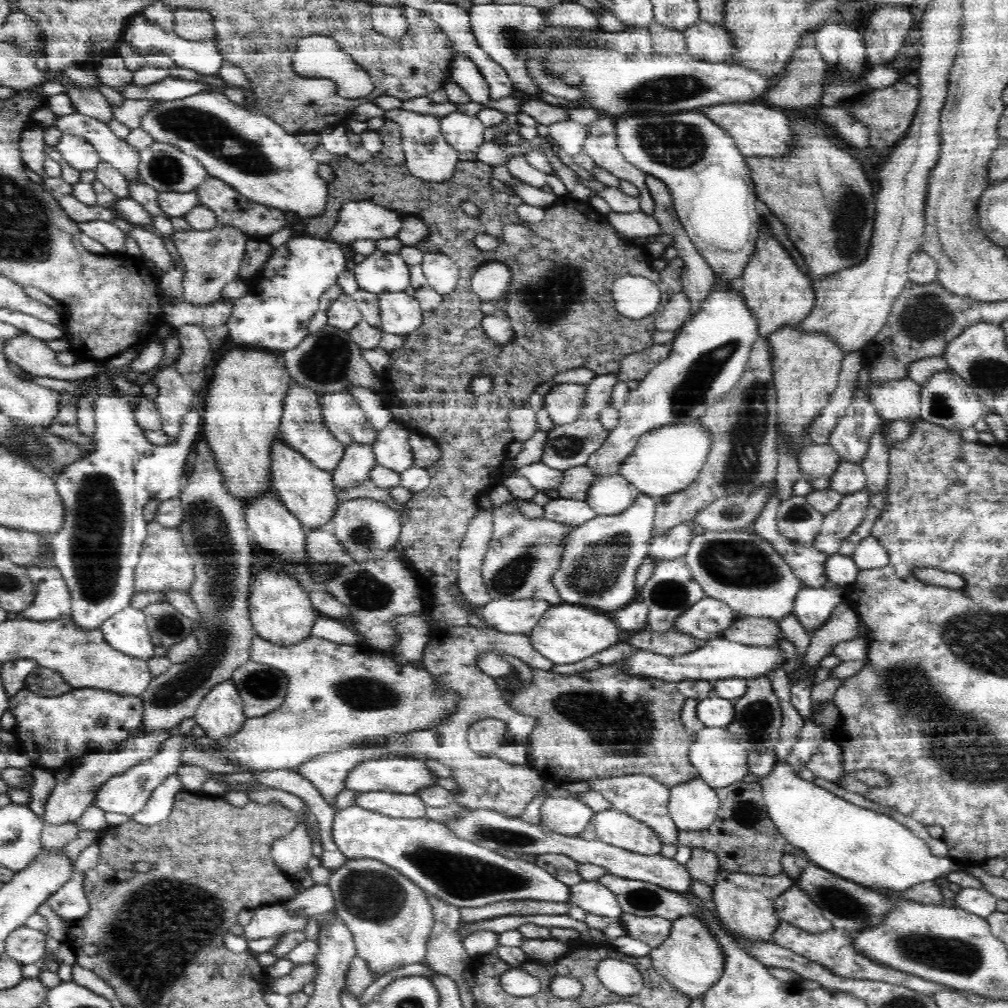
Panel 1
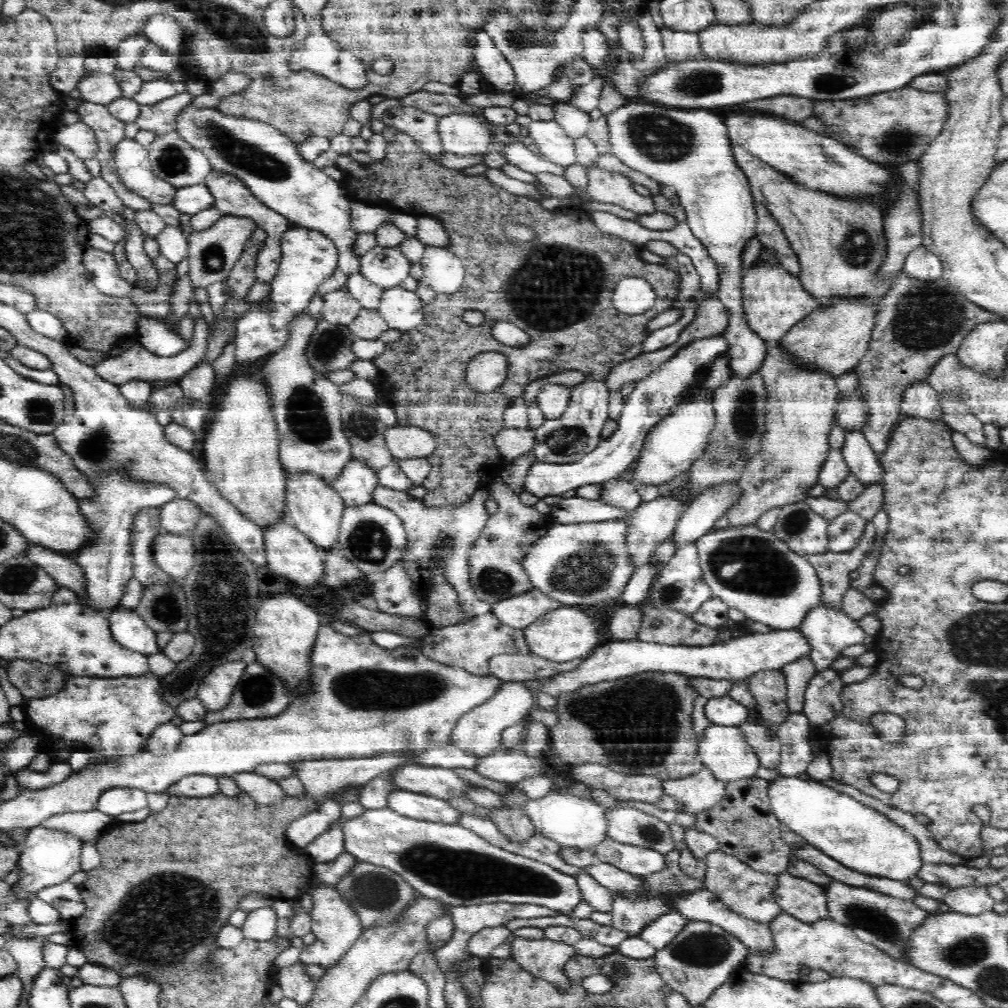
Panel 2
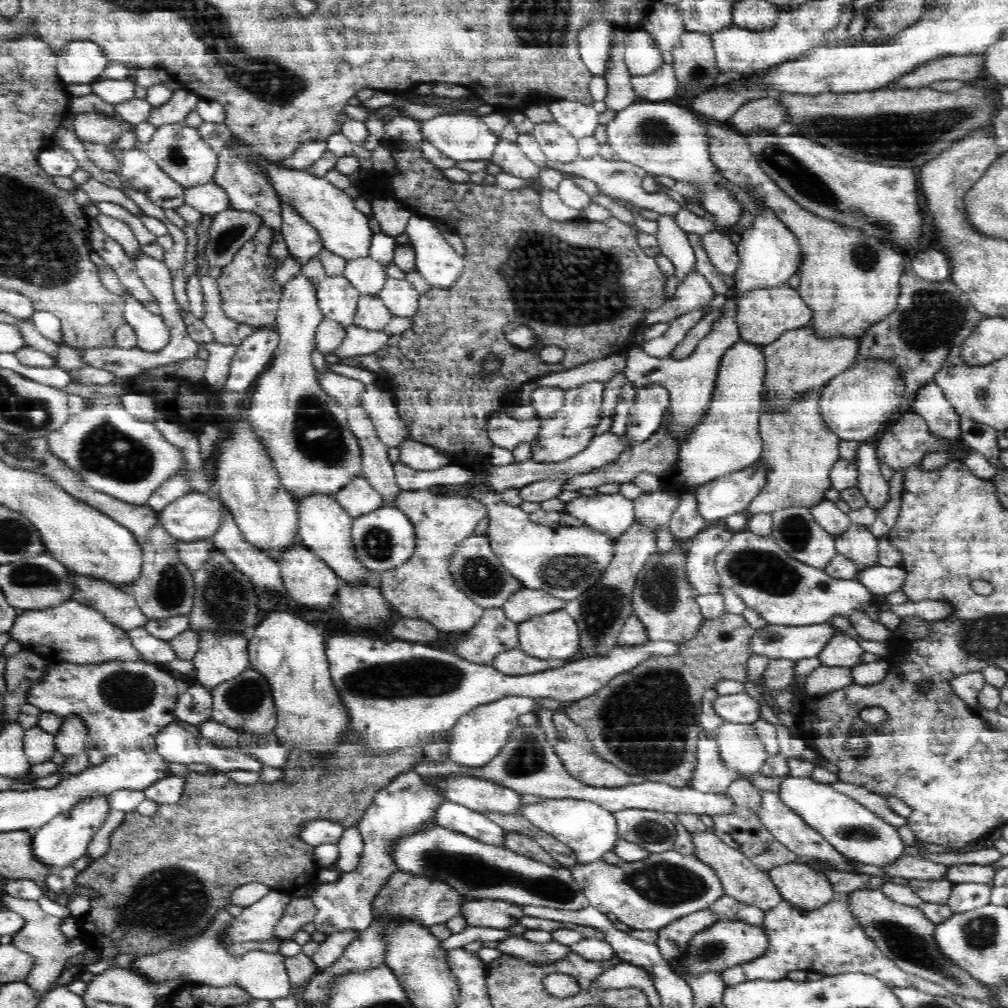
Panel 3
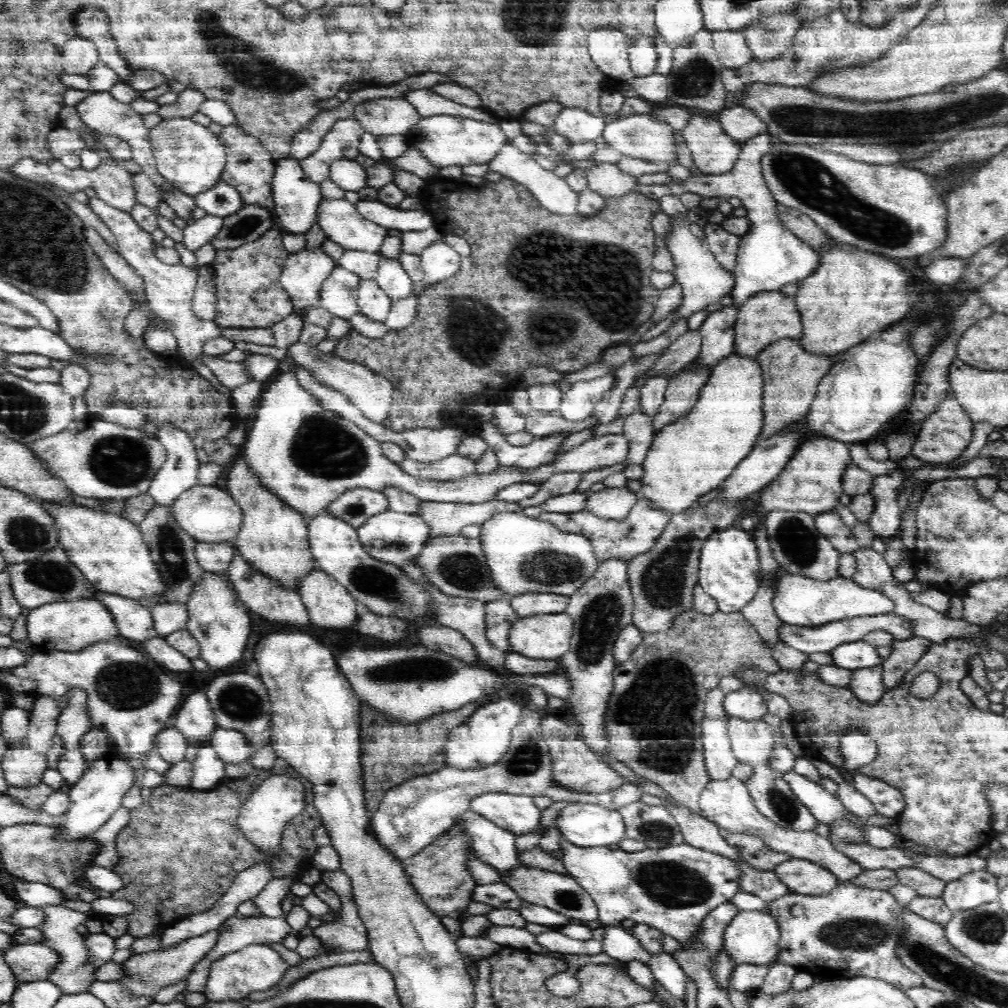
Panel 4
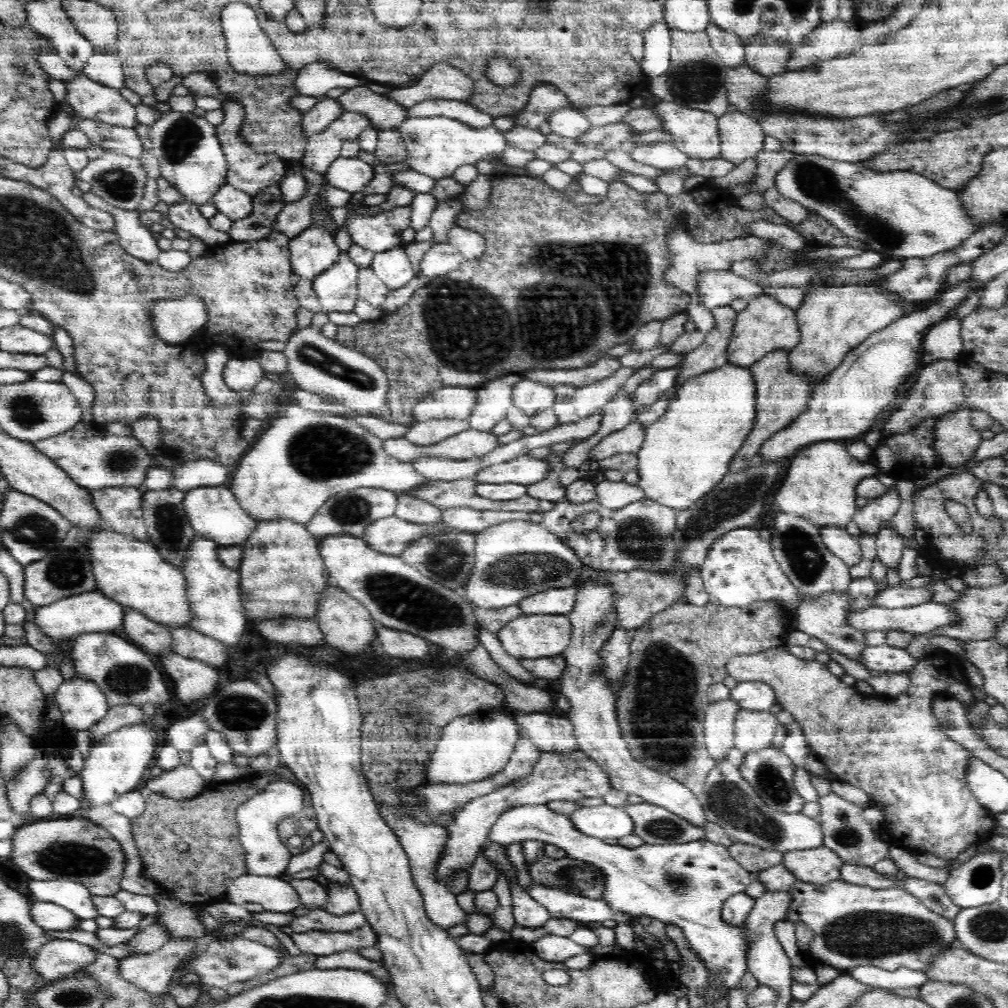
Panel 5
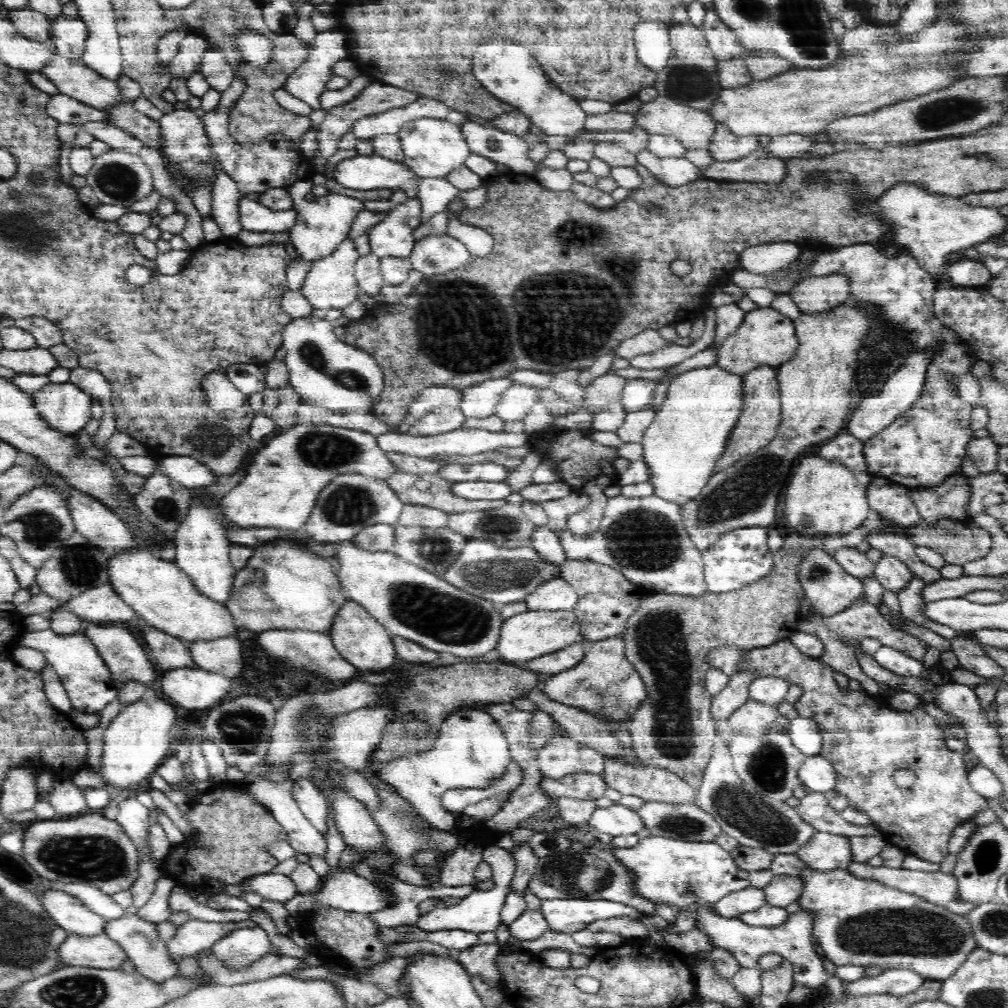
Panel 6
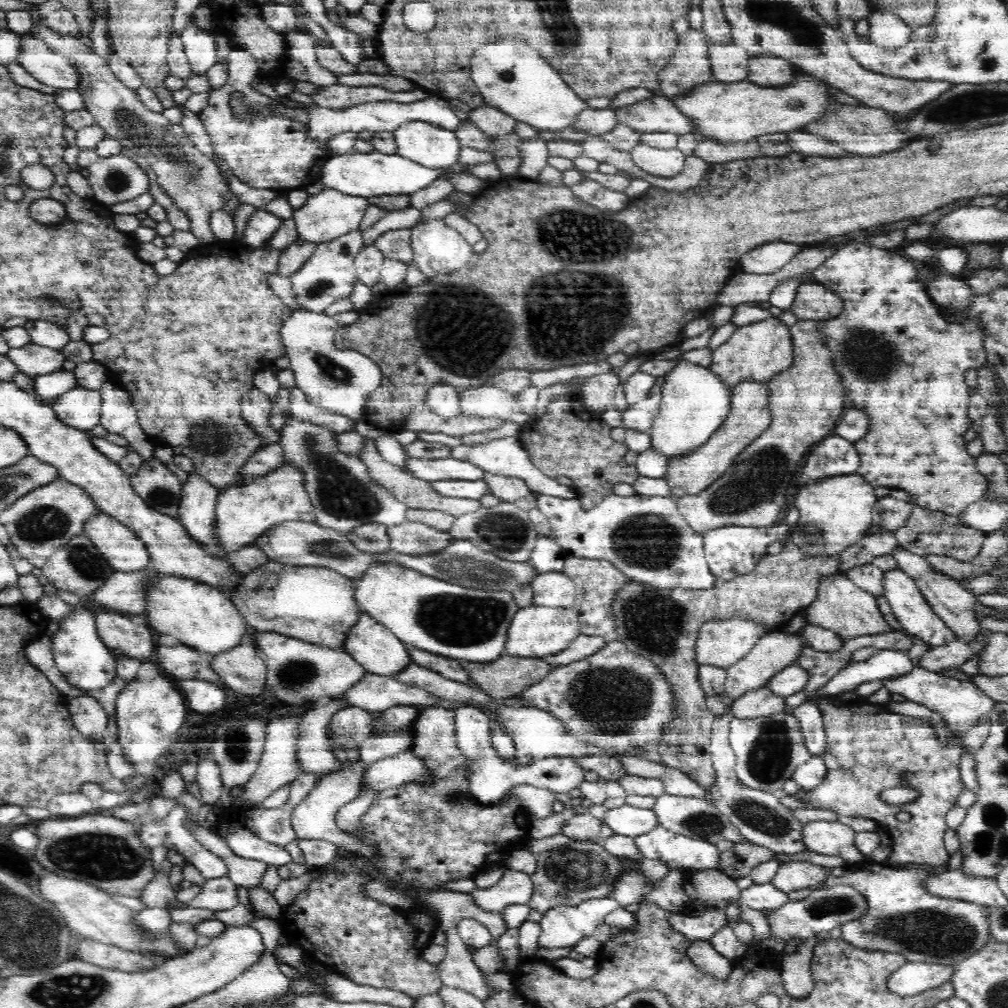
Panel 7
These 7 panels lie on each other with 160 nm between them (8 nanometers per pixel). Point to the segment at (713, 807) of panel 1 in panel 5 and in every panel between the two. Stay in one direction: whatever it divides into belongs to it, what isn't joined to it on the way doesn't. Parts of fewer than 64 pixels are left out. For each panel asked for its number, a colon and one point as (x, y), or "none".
2: (700, 791)
3: (711, 776)
4: (719, 758)
5: (719, 718)

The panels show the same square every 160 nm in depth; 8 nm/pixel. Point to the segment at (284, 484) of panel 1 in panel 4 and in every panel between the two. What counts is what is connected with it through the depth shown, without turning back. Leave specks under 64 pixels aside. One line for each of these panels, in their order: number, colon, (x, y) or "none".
2: (315, 508)
3: (324, 527)
4: (386, 589)

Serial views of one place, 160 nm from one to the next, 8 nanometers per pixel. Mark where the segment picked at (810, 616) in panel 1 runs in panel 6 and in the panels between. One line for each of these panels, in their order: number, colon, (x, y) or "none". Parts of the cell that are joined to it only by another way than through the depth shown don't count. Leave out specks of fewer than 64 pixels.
2: (829, 630)
3: (842, 650)
4: (855, 655)
5: (883, 658)
6: (897, 662)

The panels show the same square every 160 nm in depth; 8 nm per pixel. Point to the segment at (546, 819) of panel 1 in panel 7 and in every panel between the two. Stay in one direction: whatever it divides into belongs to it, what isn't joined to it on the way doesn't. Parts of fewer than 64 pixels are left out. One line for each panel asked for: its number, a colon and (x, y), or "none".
2: (571, 821)
3: (589, 829)
4: (584, 824)
5: (603, 821)
6: (617, 820)
7: (626, 820)

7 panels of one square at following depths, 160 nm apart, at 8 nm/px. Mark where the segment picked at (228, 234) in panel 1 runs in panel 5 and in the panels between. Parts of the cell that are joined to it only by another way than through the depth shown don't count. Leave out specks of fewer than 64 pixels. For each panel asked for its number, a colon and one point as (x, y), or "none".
2: (212, 253)
3: (231, 229)
4: (250, 223)
5: (268, 204)

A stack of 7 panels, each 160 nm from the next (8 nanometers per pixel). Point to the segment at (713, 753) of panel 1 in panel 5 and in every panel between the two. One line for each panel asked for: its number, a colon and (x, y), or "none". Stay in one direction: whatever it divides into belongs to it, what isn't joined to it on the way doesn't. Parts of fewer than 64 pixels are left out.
2: (723, 750)
3: (740, 750)
4: (752, 741)
5: (754, 730)

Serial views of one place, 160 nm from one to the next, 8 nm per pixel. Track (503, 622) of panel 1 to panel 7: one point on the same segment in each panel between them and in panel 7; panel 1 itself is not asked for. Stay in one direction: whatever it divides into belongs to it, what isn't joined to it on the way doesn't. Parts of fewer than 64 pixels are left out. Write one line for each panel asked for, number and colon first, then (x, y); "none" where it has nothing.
2: (521, 610)
3: (522, 605)
4: (528, 604)
5: (555, 601)
6: (555, 594)
7: (551, 589)

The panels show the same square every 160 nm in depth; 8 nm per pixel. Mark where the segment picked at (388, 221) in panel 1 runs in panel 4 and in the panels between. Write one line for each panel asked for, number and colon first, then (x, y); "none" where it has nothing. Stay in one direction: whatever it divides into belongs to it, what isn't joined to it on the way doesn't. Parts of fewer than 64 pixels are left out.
2: (364, 219)
3: (436, 261)
4: (439, 261)

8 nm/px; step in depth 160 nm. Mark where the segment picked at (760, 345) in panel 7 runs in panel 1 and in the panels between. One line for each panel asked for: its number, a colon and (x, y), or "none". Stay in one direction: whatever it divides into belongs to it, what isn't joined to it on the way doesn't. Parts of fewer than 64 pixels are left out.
1: (778, 293)
2: (773, 300)
3: (763, 314)
4: (766, 317)
5: (765, 325)
6: (766, 336)

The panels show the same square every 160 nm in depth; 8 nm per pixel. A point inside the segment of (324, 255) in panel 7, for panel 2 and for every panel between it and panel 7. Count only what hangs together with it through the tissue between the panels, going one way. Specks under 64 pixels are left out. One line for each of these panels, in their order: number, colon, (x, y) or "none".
2: (340, 307)
3: (337, 298)
4: (338, 294)
5: (336, 288)
6: (330, 283)

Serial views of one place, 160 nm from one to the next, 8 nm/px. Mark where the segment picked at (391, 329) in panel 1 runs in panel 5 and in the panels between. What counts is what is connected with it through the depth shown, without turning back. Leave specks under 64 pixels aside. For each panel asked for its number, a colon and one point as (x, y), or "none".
2: (401, 309)
3: (401, 298)
4: (392, 278)
5: (393, 267)

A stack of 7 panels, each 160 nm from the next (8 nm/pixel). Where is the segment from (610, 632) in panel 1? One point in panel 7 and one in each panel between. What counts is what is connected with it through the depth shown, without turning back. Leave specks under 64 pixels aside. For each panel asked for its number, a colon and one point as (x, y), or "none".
2: (566, 633)
3: (555, 636)
4: (537, 636)
5: (528, 636)
6: (528, 635)
7: (536, 631)

